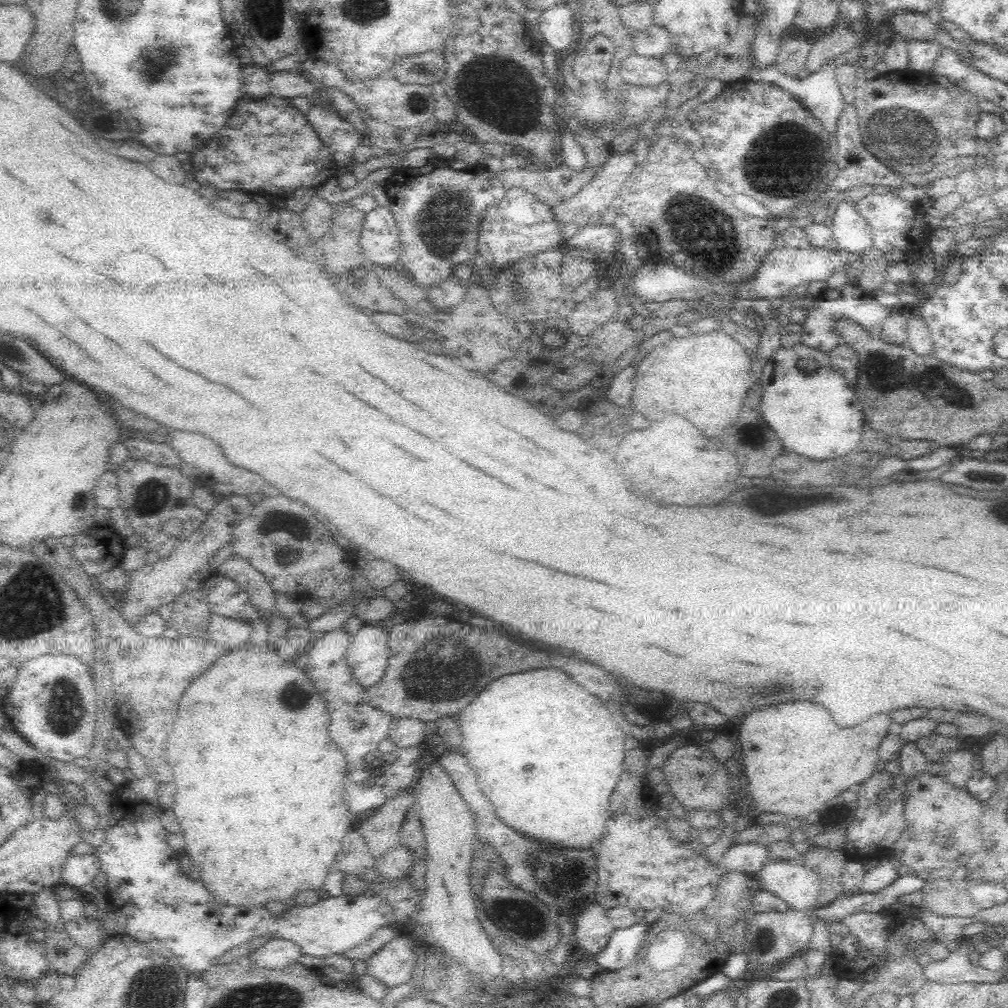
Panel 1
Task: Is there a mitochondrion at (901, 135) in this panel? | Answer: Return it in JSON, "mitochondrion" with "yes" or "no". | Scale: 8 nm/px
{"mitochondrion":"yes"}

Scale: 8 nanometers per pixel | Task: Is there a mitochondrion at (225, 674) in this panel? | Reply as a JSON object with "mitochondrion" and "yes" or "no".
{"mitochondrion":"no"}

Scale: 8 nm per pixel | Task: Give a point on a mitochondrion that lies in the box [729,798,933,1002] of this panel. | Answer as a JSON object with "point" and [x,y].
{"point":[765,938]}

